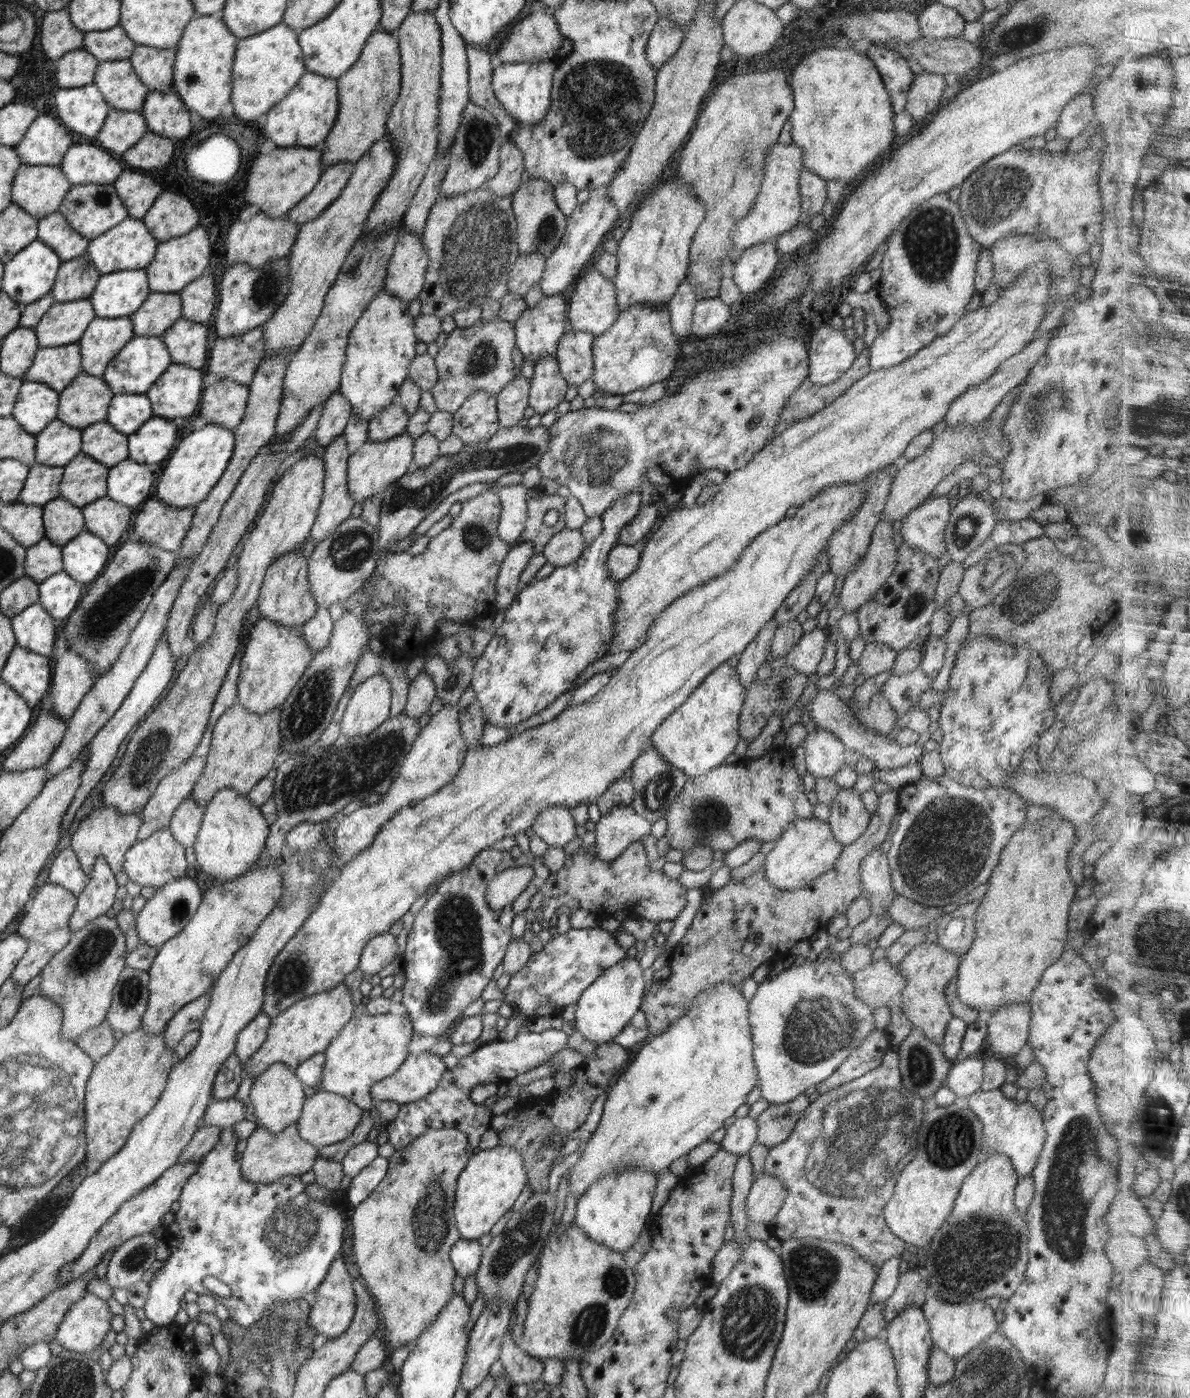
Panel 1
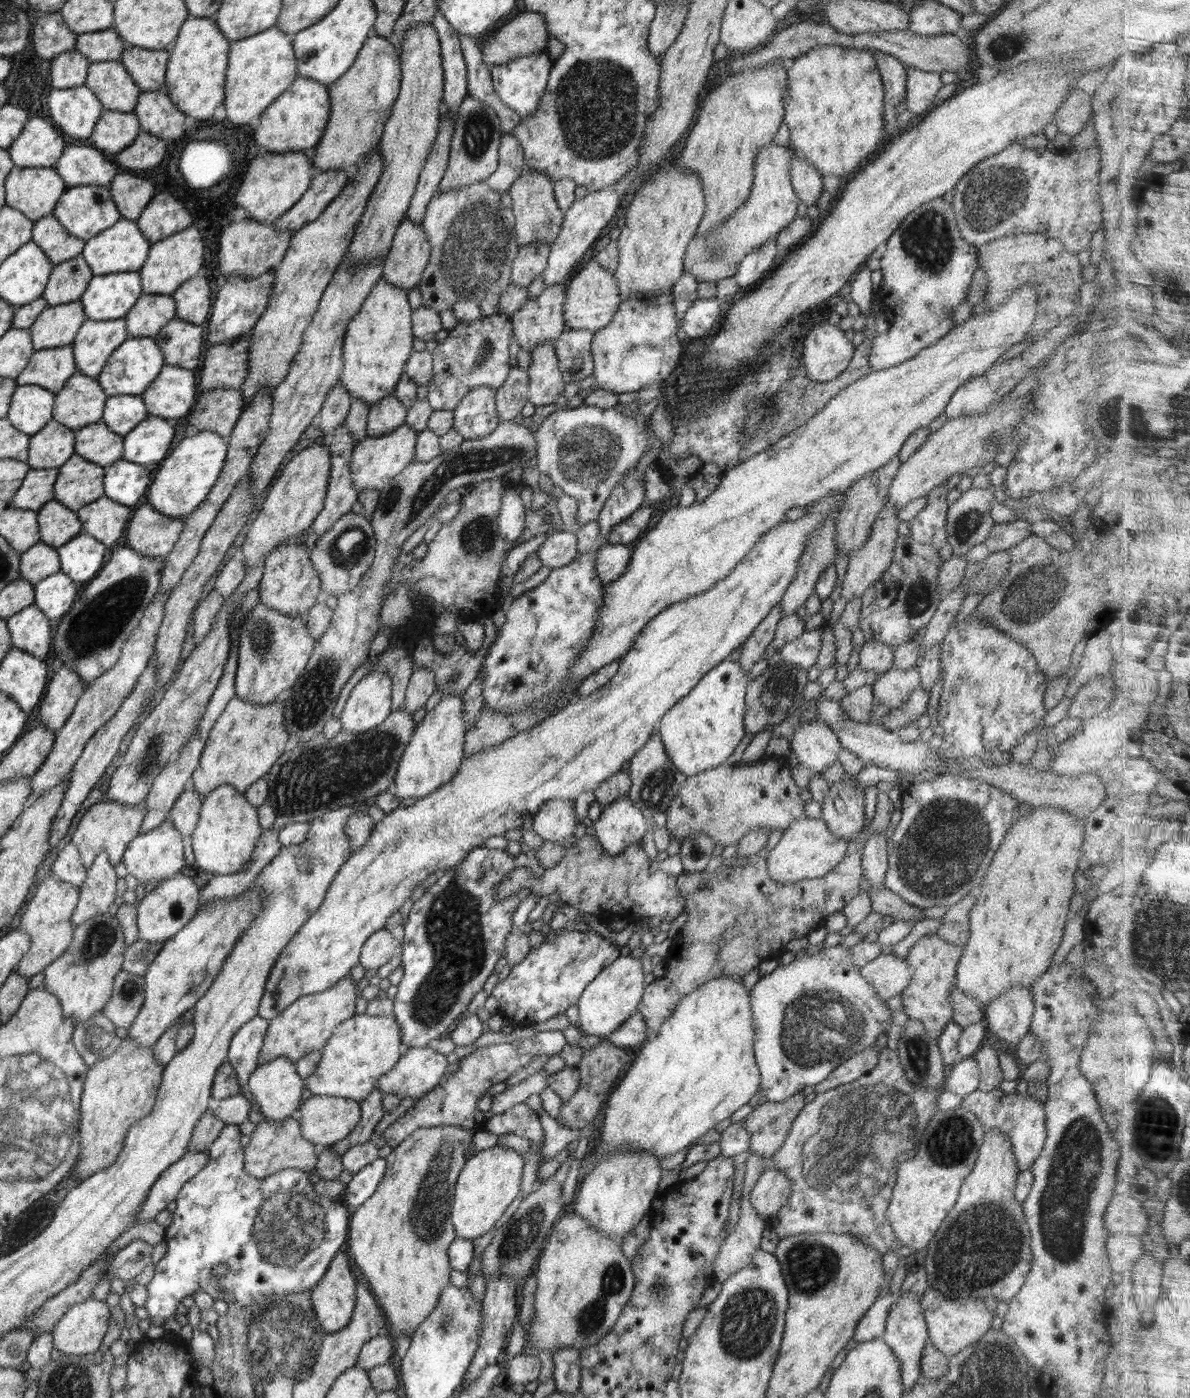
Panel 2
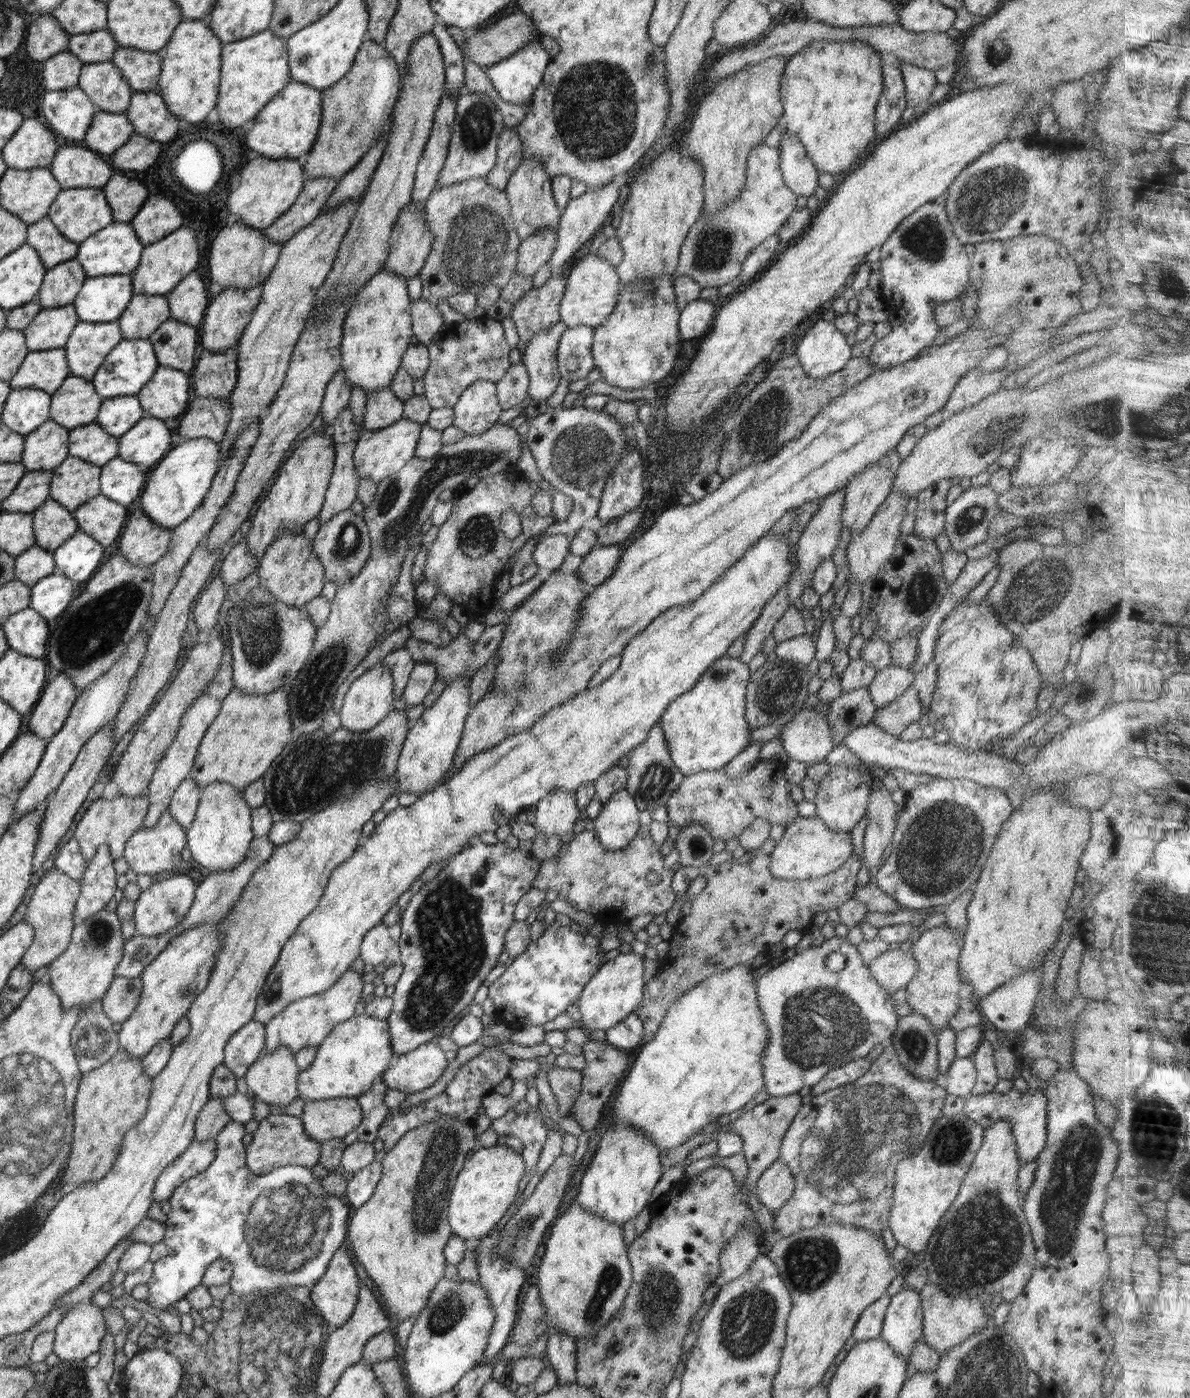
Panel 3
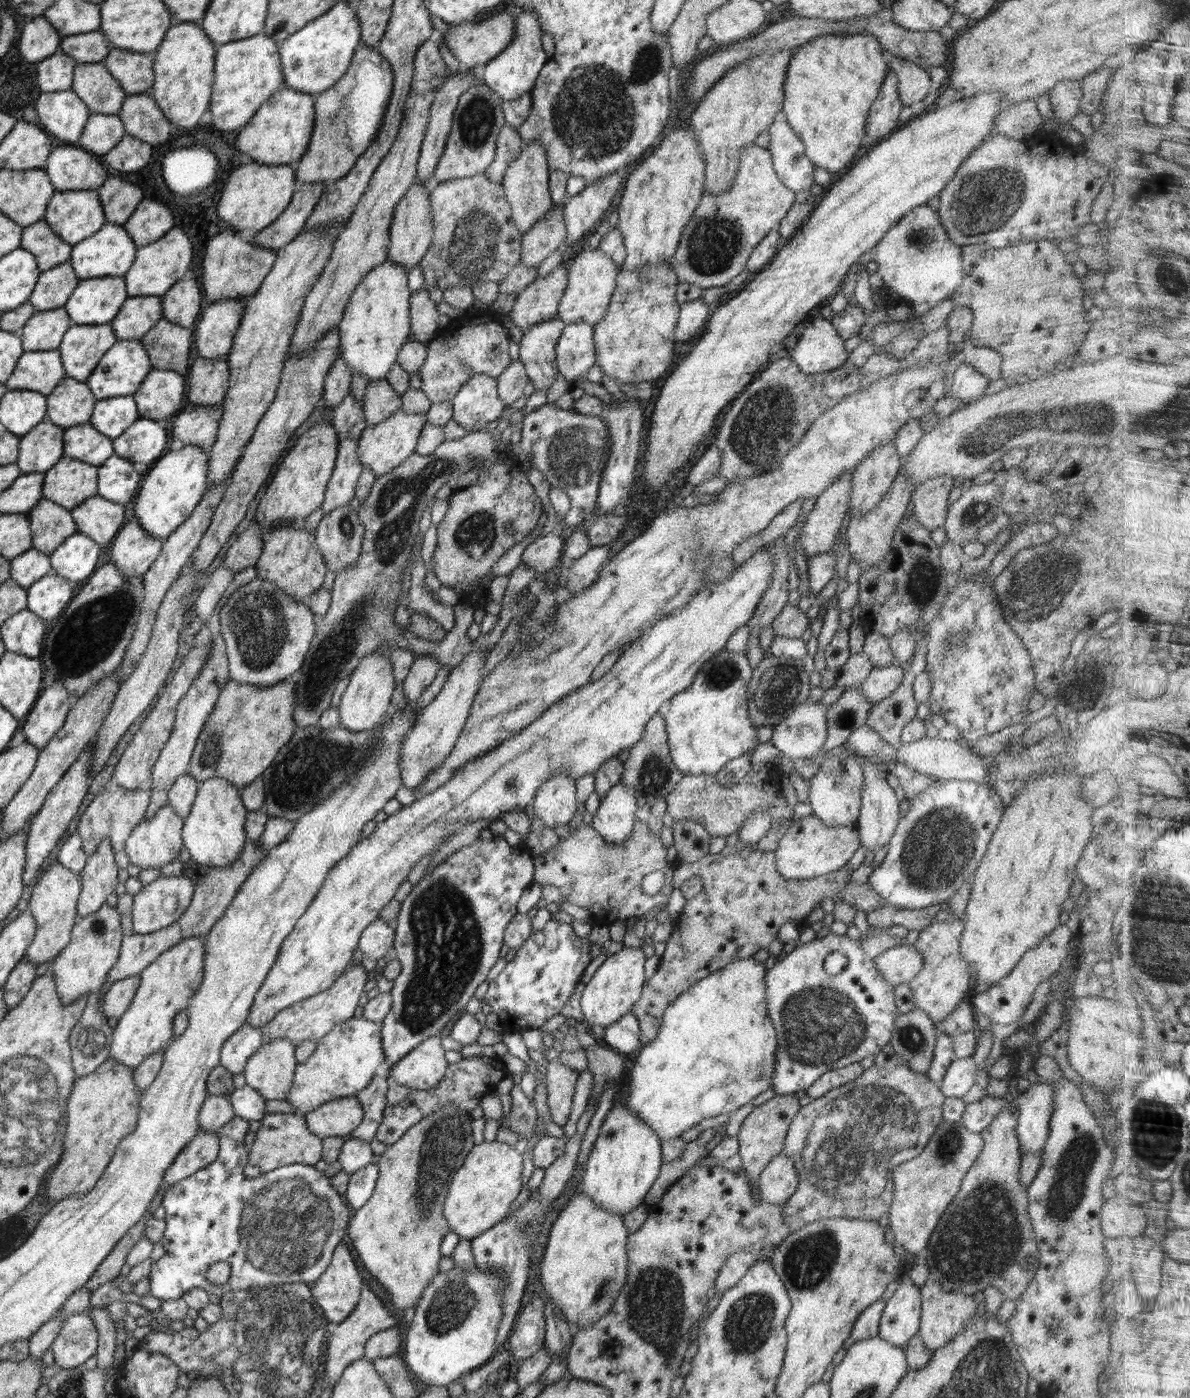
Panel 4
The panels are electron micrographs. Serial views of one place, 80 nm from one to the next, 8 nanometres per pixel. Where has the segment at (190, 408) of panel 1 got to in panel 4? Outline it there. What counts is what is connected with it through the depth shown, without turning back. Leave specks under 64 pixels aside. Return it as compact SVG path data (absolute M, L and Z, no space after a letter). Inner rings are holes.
M152 369L133 394L140 418L163 423L182 408L184 375L172 370Z

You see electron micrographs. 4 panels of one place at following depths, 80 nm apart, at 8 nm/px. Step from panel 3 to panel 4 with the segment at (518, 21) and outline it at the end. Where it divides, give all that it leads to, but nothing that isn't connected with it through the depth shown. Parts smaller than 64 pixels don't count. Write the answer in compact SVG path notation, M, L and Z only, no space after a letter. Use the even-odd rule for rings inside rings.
M508 14L489 16L480 22L448 24L448 31L443 34L443 42L459 62L459 72L464 73L469 68L481 68L489 60L499 55L516 36L515 19Z

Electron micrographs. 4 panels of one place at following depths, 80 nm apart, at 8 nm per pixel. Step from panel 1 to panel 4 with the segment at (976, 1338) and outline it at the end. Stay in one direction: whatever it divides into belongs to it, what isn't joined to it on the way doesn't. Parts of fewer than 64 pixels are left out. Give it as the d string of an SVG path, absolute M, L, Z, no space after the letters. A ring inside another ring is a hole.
M928 1279L920 1289L921 1292L921 1315L920 1328L917 1335L928 1348L943 1347L955 1334L963 1331L965 1324L974 1316L978 1315L978 1302L975 1296L963 1295L957 1292L948 1292L942 1285L932 1279Z

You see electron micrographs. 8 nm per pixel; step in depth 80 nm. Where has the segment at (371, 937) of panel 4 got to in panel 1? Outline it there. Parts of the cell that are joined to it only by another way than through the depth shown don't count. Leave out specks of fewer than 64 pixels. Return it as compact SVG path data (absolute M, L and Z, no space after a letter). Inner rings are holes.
M388 931L377 934L365 944L359 960L359 968L364 973L378 974L394 960L396 954L399 954L396 937Z

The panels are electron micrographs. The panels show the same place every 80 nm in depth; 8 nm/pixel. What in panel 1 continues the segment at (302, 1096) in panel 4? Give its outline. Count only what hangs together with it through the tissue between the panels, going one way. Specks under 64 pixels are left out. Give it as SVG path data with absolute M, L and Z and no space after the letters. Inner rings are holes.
M390 1013L353 1016L323 1052L325 1063L319 1086L323 1091L346 1097L360 1109L370 1112L375 1108L370 1094L372 1085L392 1076L401 1067L409 1055L408 1044L413 1034L413 1024L406 1016L392 1016Z

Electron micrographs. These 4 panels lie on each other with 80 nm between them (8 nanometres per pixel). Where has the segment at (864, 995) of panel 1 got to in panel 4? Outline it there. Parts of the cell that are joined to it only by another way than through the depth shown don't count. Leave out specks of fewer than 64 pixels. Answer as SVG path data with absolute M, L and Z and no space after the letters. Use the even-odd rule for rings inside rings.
M900 945L885 950L874 959L881 975L893 986L909 983L923 967L922 953L914 945Z

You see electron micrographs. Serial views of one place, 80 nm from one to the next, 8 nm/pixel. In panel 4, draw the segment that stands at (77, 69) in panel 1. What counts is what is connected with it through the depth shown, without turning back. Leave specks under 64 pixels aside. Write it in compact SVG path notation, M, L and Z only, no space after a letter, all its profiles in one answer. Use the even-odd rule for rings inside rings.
M56 52L37 63L37 79L41 92L70 89L76 63L71 56L62 52Z

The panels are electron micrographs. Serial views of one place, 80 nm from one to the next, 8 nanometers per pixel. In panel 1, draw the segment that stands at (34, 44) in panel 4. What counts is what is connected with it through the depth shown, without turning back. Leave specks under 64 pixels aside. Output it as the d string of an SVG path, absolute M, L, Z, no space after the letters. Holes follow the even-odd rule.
M67 8L46 11L39 29L40 46L52 60L58 60L66 52L78 50L82 46L85 32L72 24Z

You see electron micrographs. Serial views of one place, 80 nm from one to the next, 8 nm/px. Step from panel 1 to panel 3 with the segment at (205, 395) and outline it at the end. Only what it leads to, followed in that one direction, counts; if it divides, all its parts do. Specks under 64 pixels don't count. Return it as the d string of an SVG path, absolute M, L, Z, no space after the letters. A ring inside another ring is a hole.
M190 396L190 402L183 413L179 428L183 440L209 438L220 443L225 439L231 413L229 396L227 398Z

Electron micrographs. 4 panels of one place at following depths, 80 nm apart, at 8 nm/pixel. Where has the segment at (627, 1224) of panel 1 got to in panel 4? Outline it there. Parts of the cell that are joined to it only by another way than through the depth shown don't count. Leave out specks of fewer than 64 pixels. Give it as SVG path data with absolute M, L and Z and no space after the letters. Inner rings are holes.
M616 1104L602 1124L586 1164L580 1192L589 1196L603 1211L624 1216L638 1205L646 1204L647 1192L654 1181L658 1181L663 1166L661 1142L644 1120L638 1120L638 1115L624 1104Z

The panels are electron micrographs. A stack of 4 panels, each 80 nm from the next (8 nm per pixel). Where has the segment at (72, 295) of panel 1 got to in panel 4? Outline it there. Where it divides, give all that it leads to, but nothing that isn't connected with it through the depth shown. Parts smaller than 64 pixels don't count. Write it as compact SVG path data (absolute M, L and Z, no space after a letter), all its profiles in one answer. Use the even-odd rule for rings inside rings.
M69 260L50 271L42 271L28 301L37 311L60 308L65 306L78 284L80 279Z

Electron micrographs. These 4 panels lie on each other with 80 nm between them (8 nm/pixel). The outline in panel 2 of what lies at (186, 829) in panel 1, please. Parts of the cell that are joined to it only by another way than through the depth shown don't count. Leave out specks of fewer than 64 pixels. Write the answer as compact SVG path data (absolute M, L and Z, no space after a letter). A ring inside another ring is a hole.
M189 787L178 795L177 801L170 809L167 818L183 837L194 832L202 803L202 796Z

